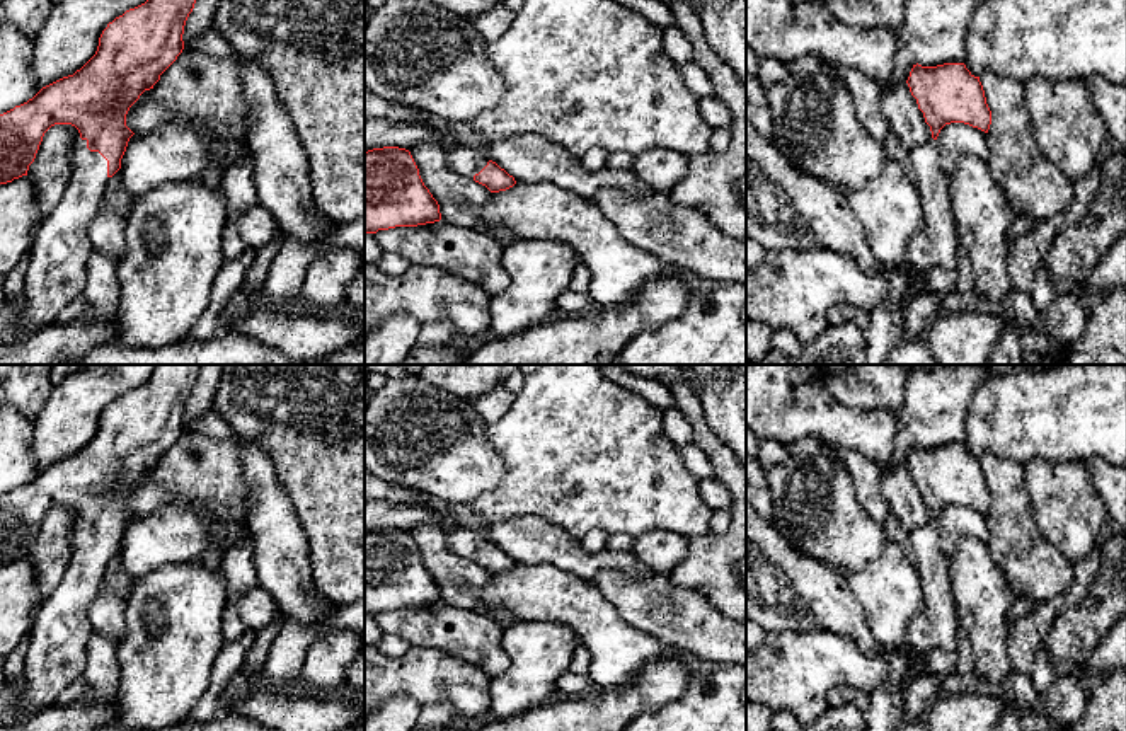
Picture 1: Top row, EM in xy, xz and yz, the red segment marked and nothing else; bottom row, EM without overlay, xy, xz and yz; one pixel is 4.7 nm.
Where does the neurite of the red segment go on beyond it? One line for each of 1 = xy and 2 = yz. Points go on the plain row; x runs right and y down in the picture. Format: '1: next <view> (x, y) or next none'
1: next xy (60, 631)
2: next yz (932, 636)

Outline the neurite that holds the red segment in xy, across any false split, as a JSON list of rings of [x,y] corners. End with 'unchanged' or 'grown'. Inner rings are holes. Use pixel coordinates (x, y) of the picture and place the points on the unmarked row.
[[[155,365],[145,385],[126,392],[102,412],[95,436],[73,457],[43,469],[32,481],[0,496],[0,566],[27,557],[44,515],[55,506],[72,506],[80,515],[73,532],[72,561],[56,590],[41,601],[29,634],[24,659],[24,687],[14,721],[24,721],[56,704],[56,697],[82,678],[85,646],[94,634],[89,607],[102,588],[107,562],[121,550],[129,520],[129,489],[184,431],[184,407],[203,365]]]; grown

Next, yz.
[[[964,445],[913,446],[906,462],[932,521],[910,532],[911,559],[923,590],[923,612],[910,622],[905,644],[937,676],[957,675],[957,613],[949,579],[949,561],[939,545],[937,518],[945,506],[964,504],[988,515],[991,492],[980,458]]]; grown

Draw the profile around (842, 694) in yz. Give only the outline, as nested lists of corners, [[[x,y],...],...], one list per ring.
[[[836,685],[828,694],[828,705],[838,707],[843,704],[853,704],[859,709],[865,709],[869,704],[869,695],[865,695],[864,692],[860,692],[850,685]]]

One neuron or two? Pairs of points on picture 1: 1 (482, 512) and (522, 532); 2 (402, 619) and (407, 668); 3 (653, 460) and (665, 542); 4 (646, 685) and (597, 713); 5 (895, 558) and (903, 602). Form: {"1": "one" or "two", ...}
{"1": "two", "2": "two", "3": "two", "4": "one", "5": "one"}

